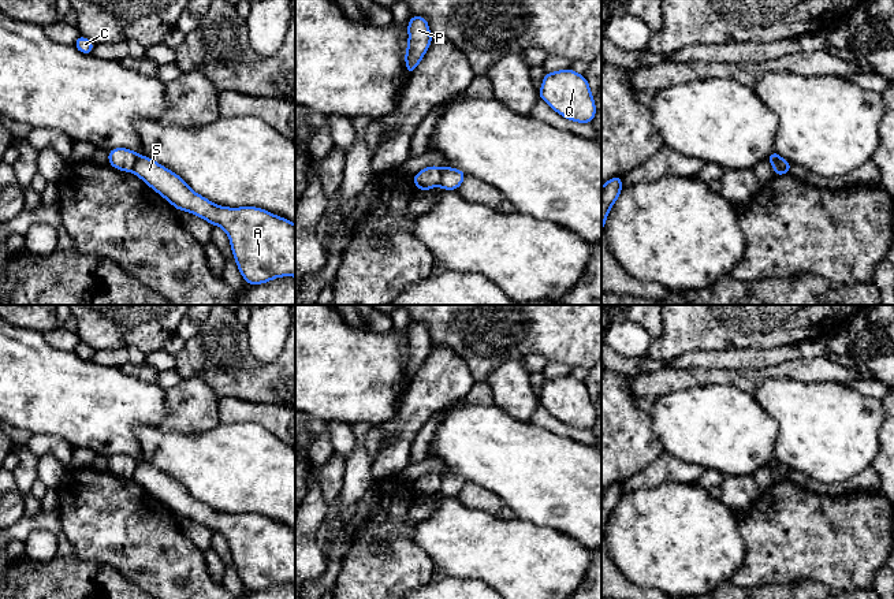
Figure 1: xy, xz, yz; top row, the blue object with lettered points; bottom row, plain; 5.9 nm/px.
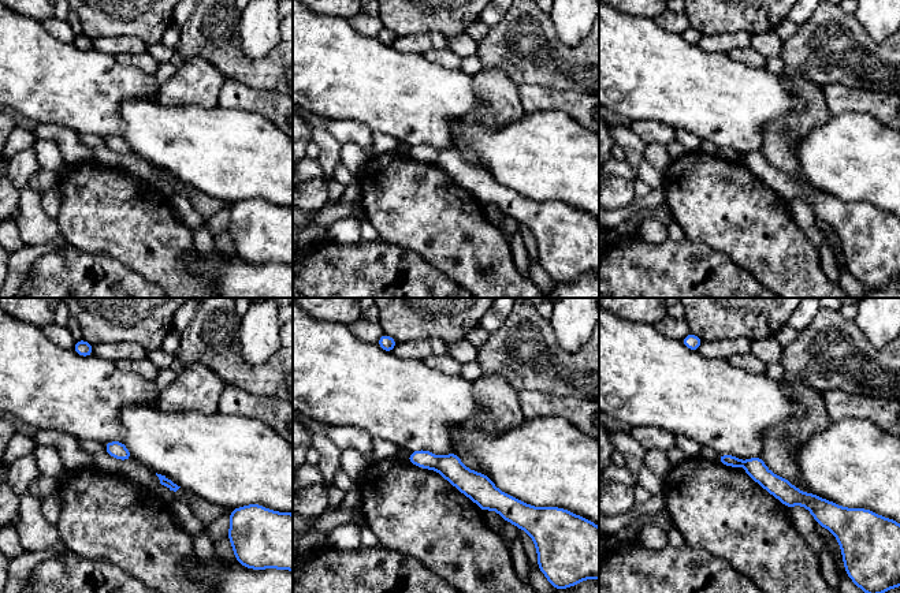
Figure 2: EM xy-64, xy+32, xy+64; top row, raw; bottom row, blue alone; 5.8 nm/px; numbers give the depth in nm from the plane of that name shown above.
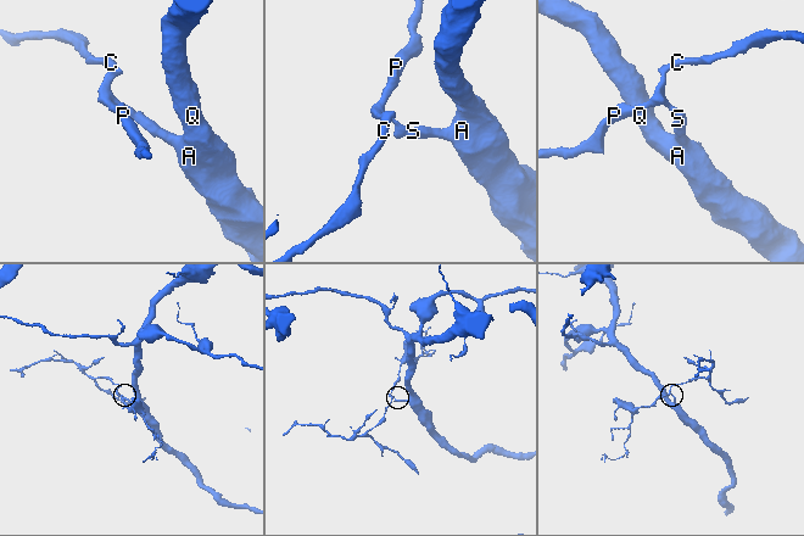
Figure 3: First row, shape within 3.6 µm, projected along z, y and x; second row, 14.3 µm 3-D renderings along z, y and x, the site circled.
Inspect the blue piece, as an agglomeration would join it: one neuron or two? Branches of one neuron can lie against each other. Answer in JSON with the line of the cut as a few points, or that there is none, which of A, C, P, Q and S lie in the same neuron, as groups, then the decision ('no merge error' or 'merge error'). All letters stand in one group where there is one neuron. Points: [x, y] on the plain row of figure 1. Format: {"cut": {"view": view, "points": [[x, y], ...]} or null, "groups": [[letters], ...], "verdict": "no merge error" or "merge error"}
{"cut": {"view": "xy", "points": [[140, 461], [131, 477]]}, "groups": [["A", "Q", "S"], ["C", "P"]], "verdict": "merge error"}

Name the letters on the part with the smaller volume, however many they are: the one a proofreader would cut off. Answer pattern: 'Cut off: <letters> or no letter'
Cut off: C, P

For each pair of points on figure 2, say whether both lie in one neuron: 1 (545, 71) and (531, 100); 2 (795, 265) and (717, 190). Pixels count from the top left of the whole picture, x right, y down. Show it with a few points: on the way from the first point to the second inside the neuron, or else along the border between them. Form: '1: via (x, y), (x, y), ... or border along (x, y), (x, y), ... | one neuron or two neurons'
1: border along (519, 85), (542, 85), (569, 90) | two neurons
2: via (776, 249), (736, 209) | one neuron

